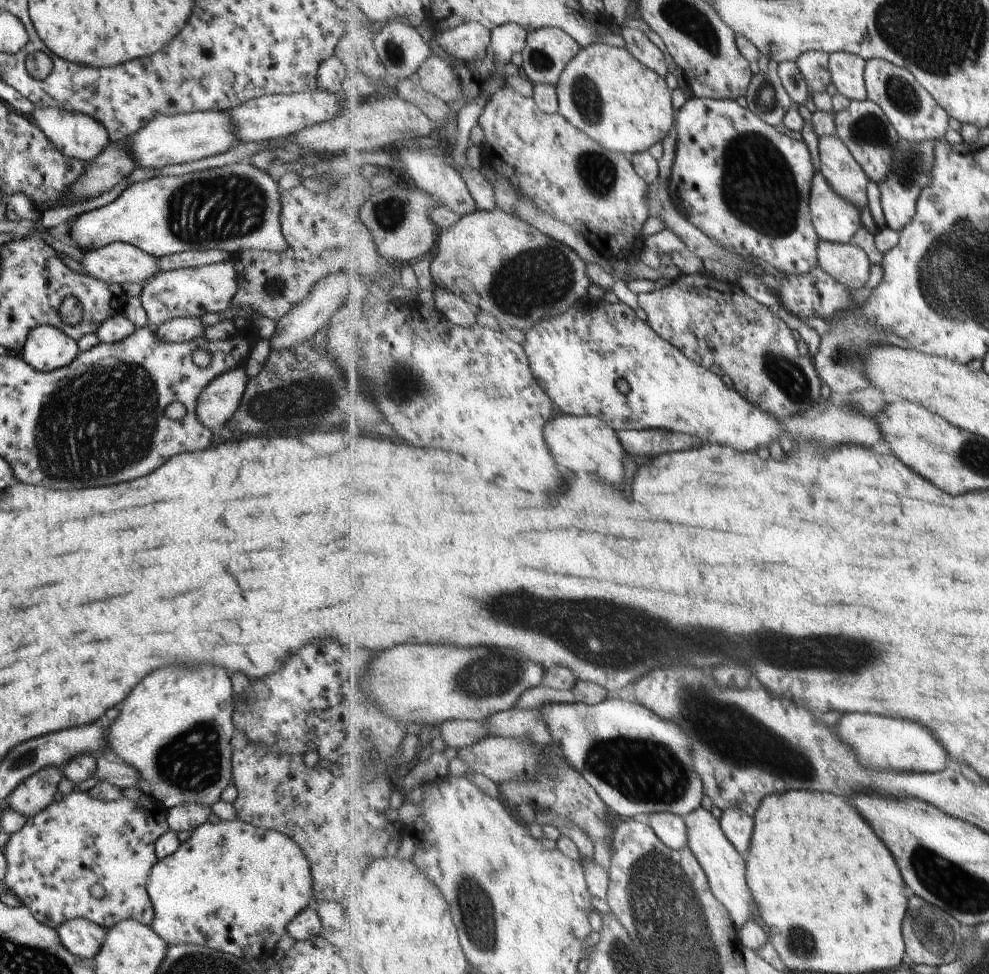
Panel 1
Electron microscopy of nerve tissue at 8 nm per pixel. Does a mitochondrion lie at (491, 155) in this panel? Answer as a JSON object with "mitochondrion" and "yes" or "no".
{"mitochondrion":"no"}

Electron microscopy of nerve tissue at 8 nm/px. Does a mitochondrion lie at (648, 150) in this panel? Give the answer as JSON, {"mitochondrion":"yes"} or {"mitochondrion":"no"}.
{"mitochondrion":"no"}

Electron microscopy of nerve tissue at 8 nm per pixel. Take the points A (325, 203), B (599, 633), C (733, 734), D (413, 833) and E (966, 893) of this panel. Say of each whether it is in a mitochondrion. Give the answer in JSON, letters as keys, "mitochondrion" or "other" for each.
{"A":"other","B":"mitochondrion","C":"mitochondrion","D":"other","E":"mitochondrion"}

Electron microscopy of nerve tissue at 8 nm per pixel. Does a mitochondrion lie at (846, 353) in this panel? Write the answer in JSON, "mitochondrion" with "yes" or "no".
{"mitochondrion":"yes"}

